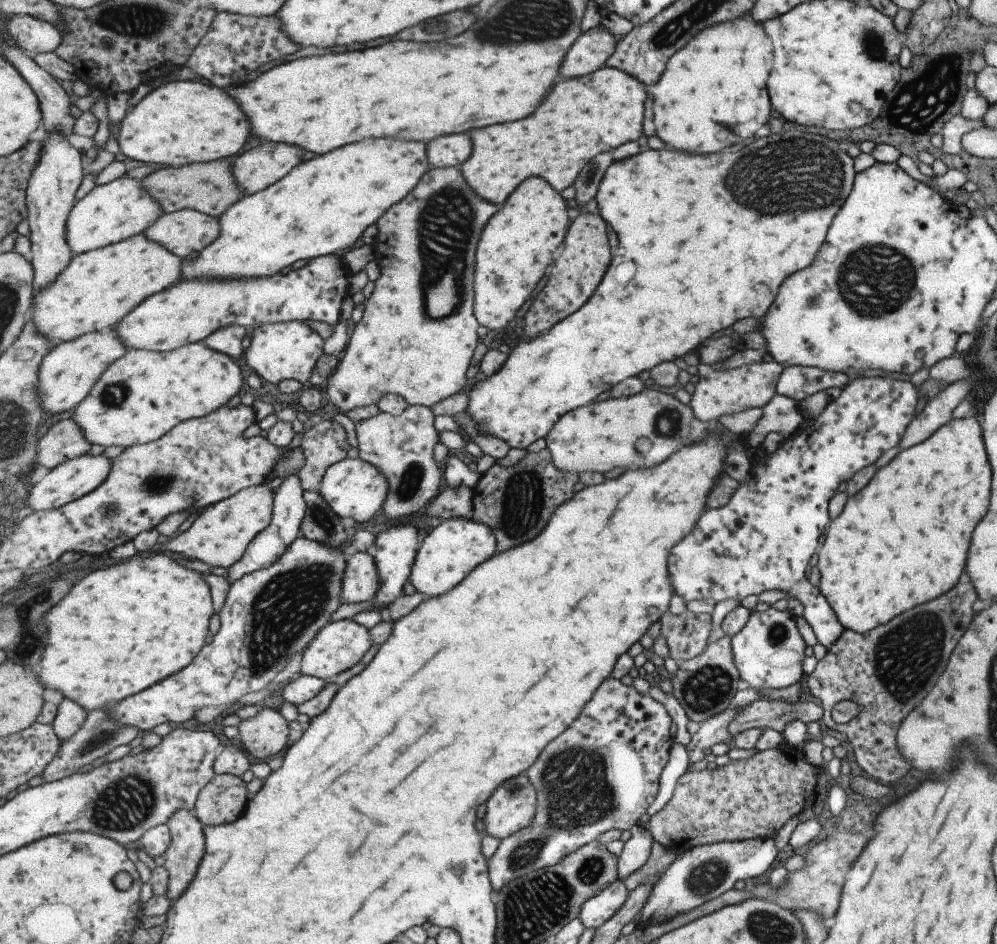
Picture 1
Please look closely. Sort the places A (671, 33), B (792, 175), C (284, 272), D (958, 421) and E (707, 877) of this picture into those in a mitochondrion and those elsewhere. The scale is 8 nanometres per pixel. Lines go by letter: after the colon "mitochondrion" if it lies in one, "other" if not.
A: mitochondrion
B: mitochondrion
C: other
D: other
E: mitochondrion

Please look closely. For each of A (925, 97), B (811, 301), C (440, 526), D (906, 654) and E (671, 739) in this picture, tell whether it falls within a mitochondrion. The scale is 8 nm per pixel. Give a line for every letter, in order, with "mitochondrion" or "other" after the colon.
A: mitochondrion
B: mitochondrion
C: other
D: mitochondrion
E: other

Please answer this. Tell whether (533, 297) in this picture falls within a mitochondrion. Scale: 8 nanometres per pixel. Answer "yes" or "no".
no

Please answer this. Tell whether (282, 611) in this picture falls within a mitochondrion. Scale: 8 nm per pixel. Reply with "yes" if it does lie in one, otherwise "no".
yes

